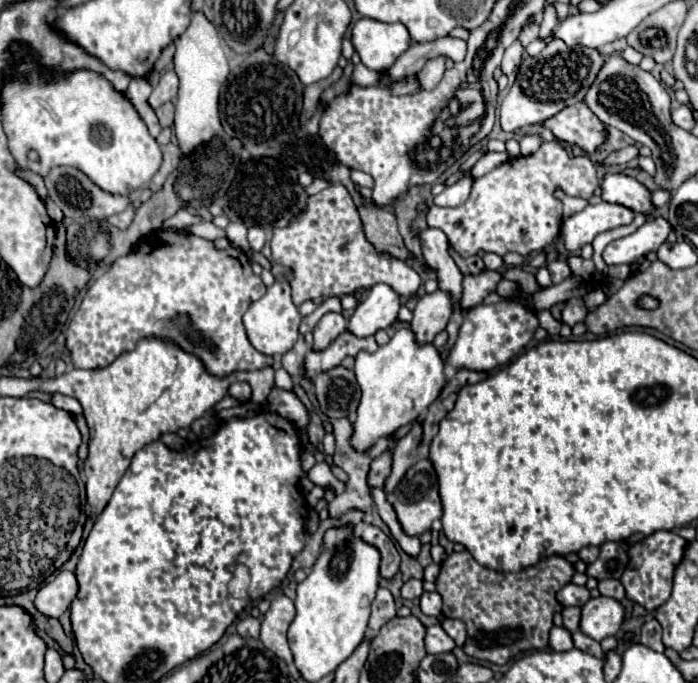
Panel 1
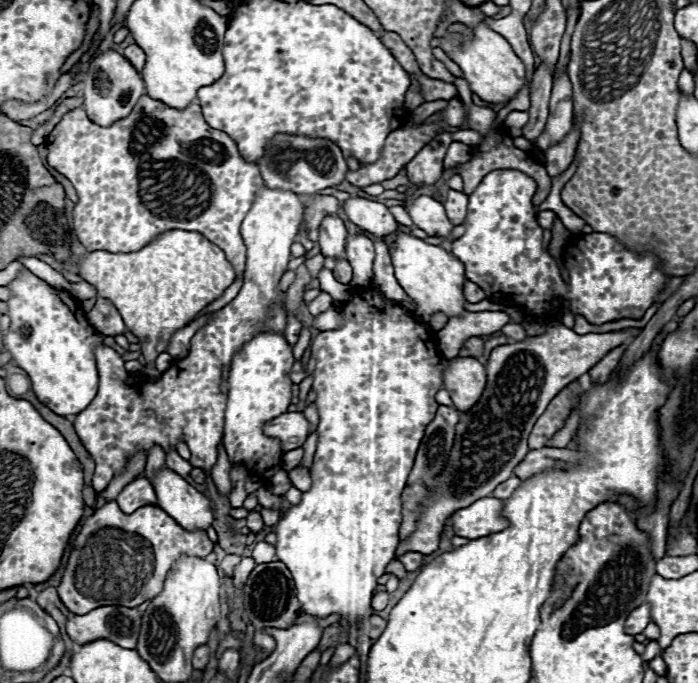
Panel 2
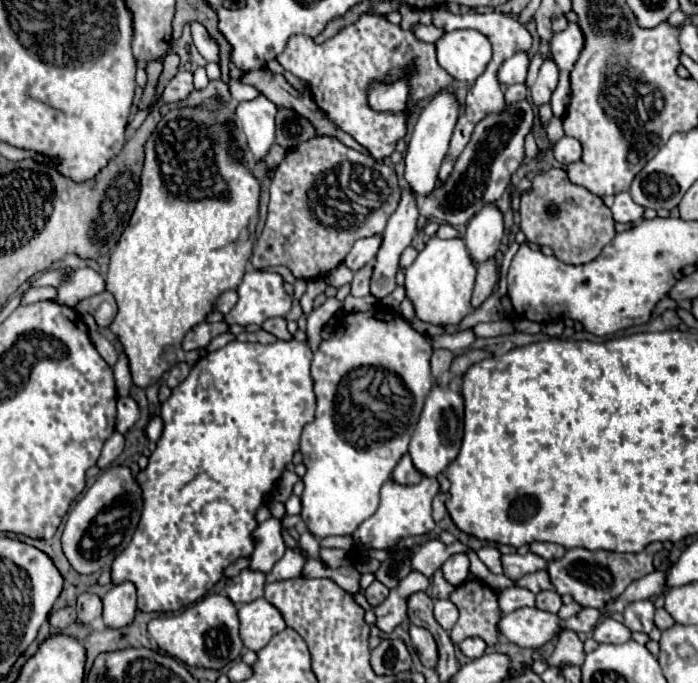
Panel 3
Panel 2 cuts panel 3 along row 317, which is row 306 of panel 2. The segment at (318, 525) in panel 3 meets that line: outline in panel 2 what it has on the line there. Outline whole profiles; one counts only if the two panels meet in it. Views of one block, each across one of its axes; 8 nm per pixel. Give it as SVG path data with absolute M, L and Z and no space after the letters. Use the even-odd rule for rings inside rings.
M372 286L358 288L350 296L350 300L346 300L342 304L342 316L344 316L344 326L342 328L326 330L326 332L318 334L312 342L312 354L316 358L312 388L318 394L316 406L318 406L318 414L320 414L320 424L318 424L318 430L316 430L320 438L318 438L318 446L316 446L316 454L314 454L314 466L310 468L312 488L302 494L302 502L298 506L292 506L282 516L282 520L274 526L274 532L278 536L276 556L292 572L292 578L294 578L296 590L298 590L300 612L310 614L310 616L318 616L318 618L324 618L324 616L330 616L330 614L340 614L342 616L340 618L342 626L354 626L354 624L362 622L364 618L368 618L368 608L370 608L372 596L376 594L378 578L382 574L386 574L386 566L394 560L394 552L396 552L396 546L398 546L398 528L400 528L400 522L402 522L400 494L406 486L406 480L408 480L408 474L412 470L414 456L416 456L416 450L418 450L420 440L424 436L424 430L432 422L432 416L436 414L436 408L440 406L440 404L436 404L434 396L444 386L444 380L442 380L442 356L436 348L434 334L428 330L426 324L420 324L416 318L412 318L412 314L404 312L400 302L384 298L384 294L378 288L372 288Z

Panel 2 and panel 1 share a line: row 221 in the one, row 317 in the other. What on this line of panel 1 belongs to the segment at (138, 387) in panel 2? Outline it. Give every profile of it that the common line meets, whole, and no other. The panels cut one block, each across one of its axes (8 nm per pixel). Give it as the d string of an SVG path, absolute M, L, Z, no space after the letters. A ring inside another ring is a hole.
M278 280L244 314L244 326L246 326L248 340L252 342L252 346L258 352L264 352L268 356L284 356L288 350L292 350L292 346L296 344L296 340L300 336L300 332L298 332L300 320L302 320L302 316L300 316L296 304L292 302L290 284L278 282Z

